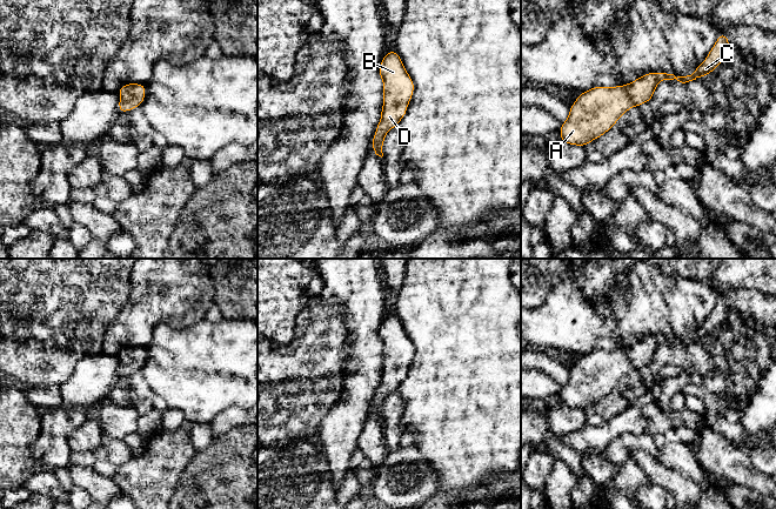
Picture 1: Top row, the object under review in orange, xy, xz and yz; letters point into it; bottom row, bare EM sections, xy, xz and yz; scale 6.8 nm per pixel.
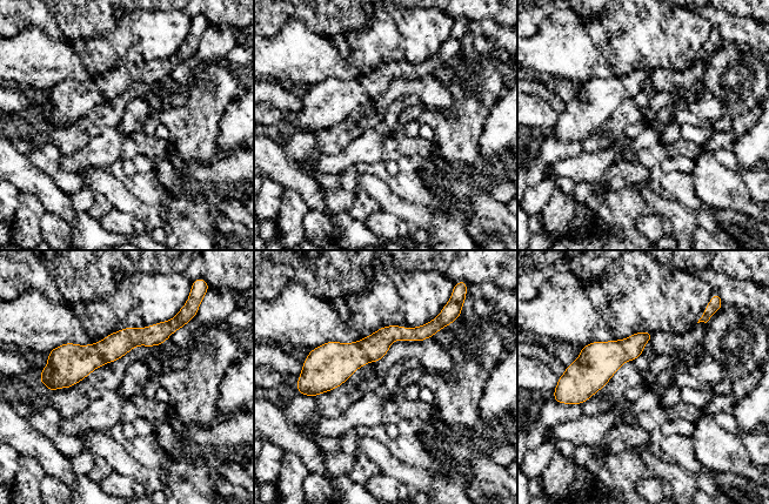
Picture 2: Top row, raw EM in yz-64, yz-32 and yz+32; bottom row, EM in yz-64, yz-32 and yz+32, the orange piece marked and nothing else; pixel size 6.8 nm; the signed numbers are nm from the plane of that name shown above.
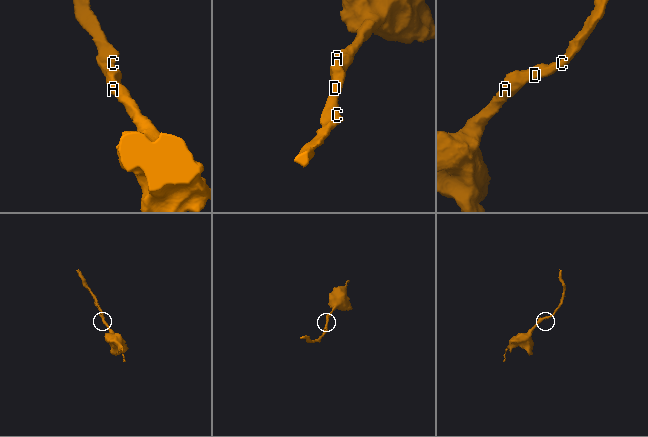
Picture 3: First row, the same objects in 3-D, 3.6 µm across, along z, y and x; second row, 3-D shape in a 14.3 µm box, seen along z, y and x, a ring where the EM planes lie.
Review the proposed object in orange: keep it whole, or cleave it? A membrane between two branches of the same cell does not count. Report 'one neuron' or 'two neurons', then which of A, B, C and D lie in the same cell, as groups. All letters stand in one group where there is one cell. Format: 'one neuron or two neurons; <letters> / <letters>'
one neuron; A B C D

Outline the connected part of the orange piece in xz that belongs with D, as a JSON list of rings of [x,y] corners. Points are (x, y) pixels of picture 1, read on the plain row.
[[[394,313],[383,319],[379,336],[383,343],[383,369],[381,383],[372,404],[372,413],[382,421],[384,400],[389,393],[397,390],[406,379],[415,349],[401,321]]]

